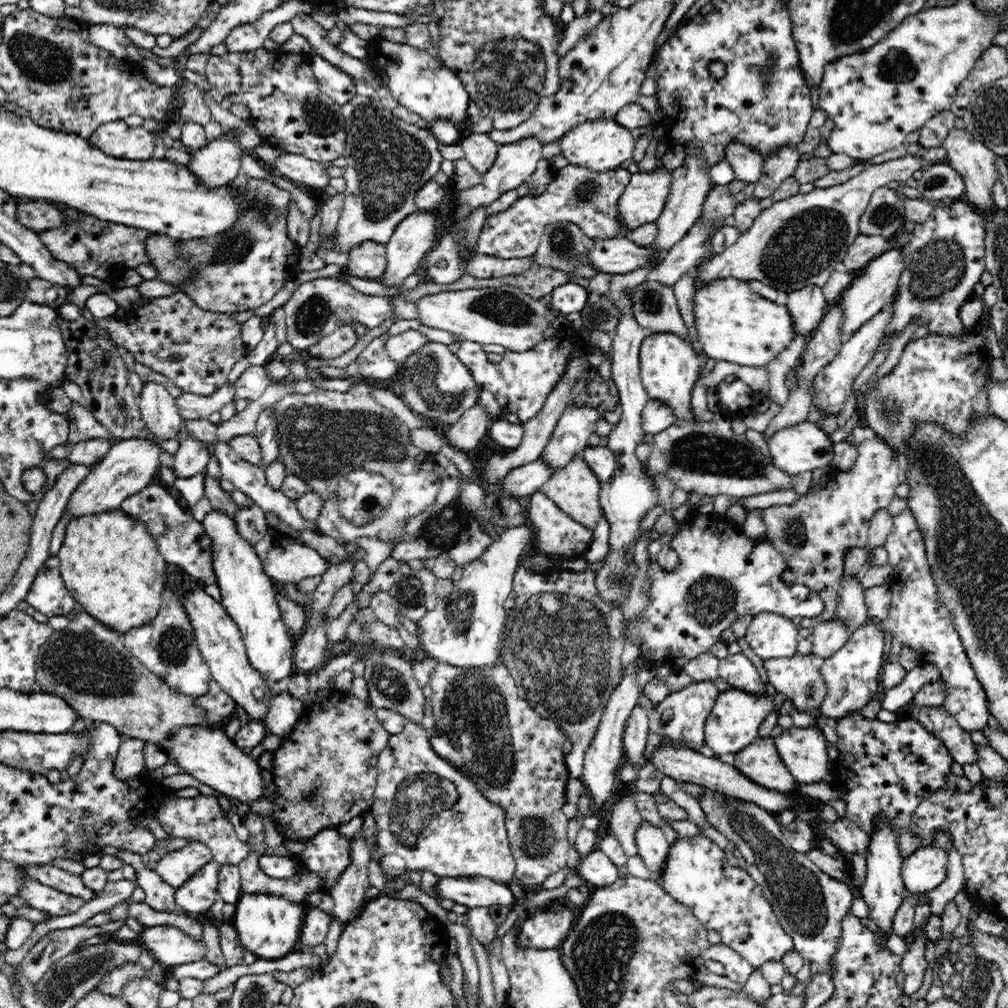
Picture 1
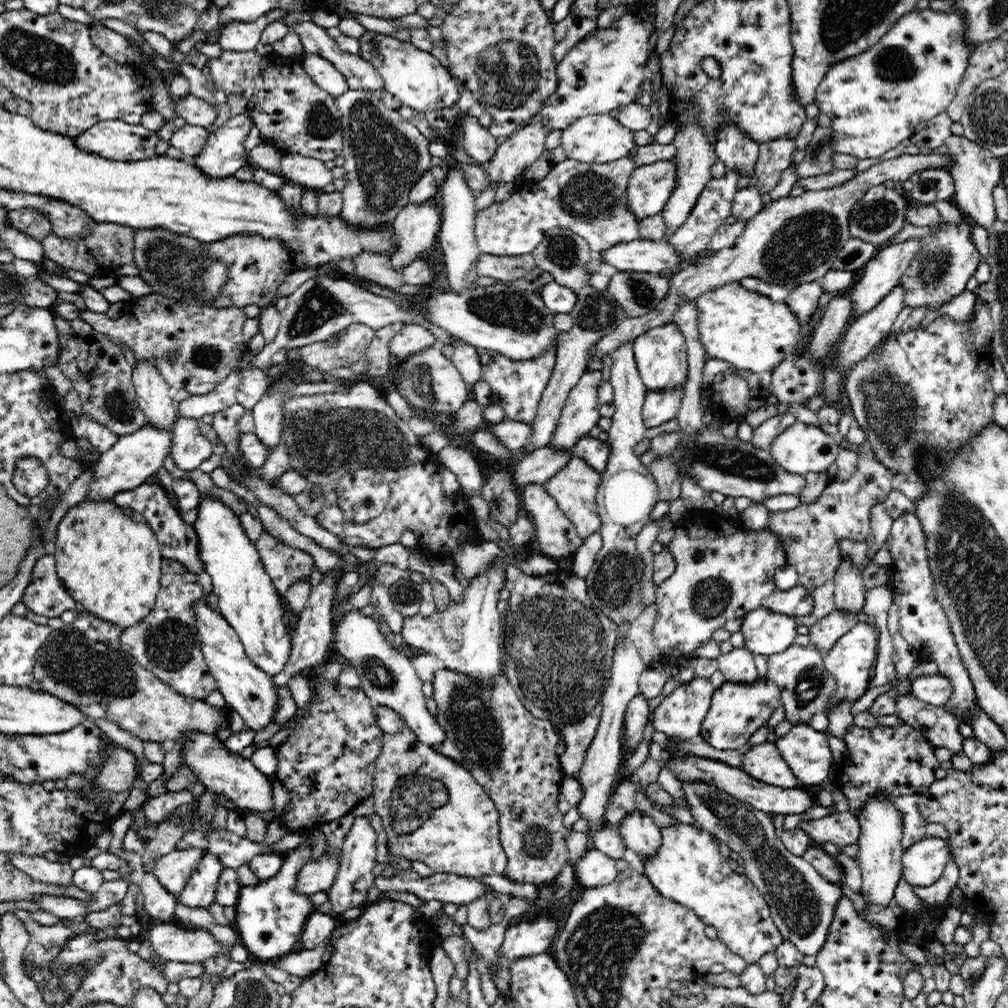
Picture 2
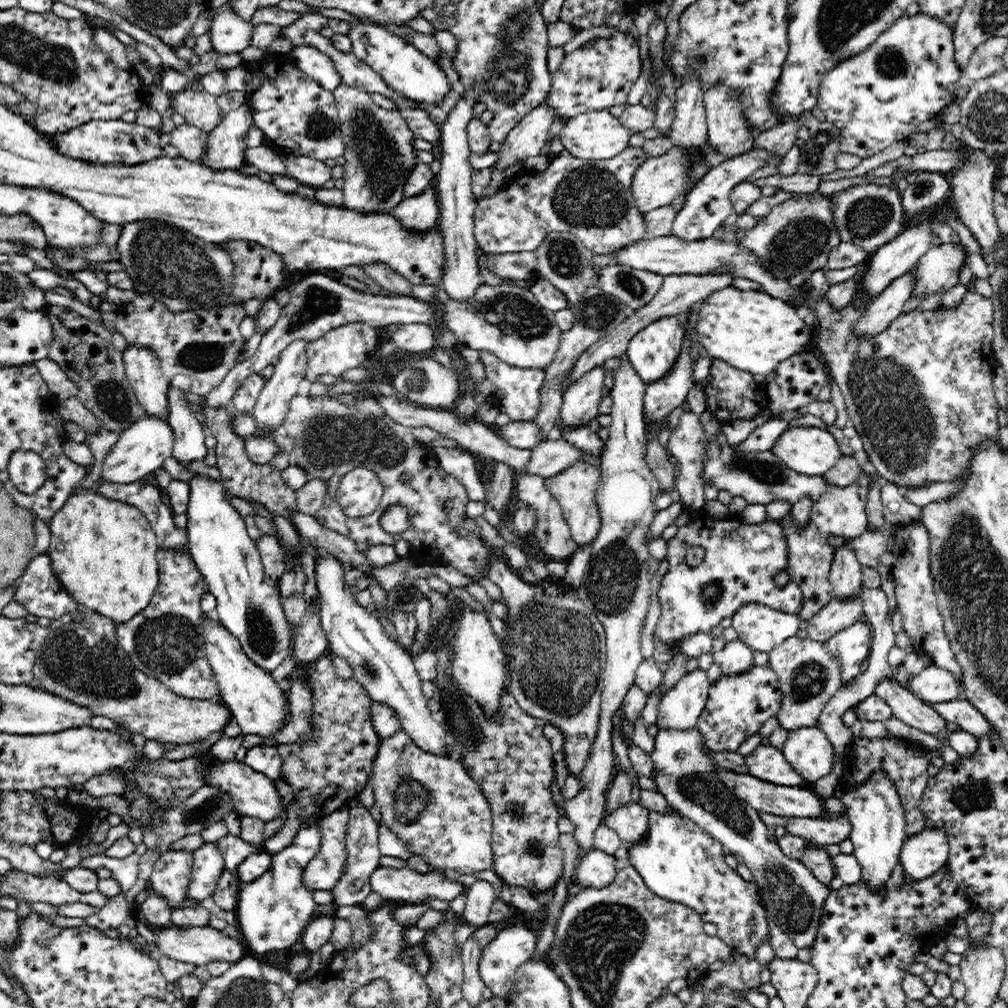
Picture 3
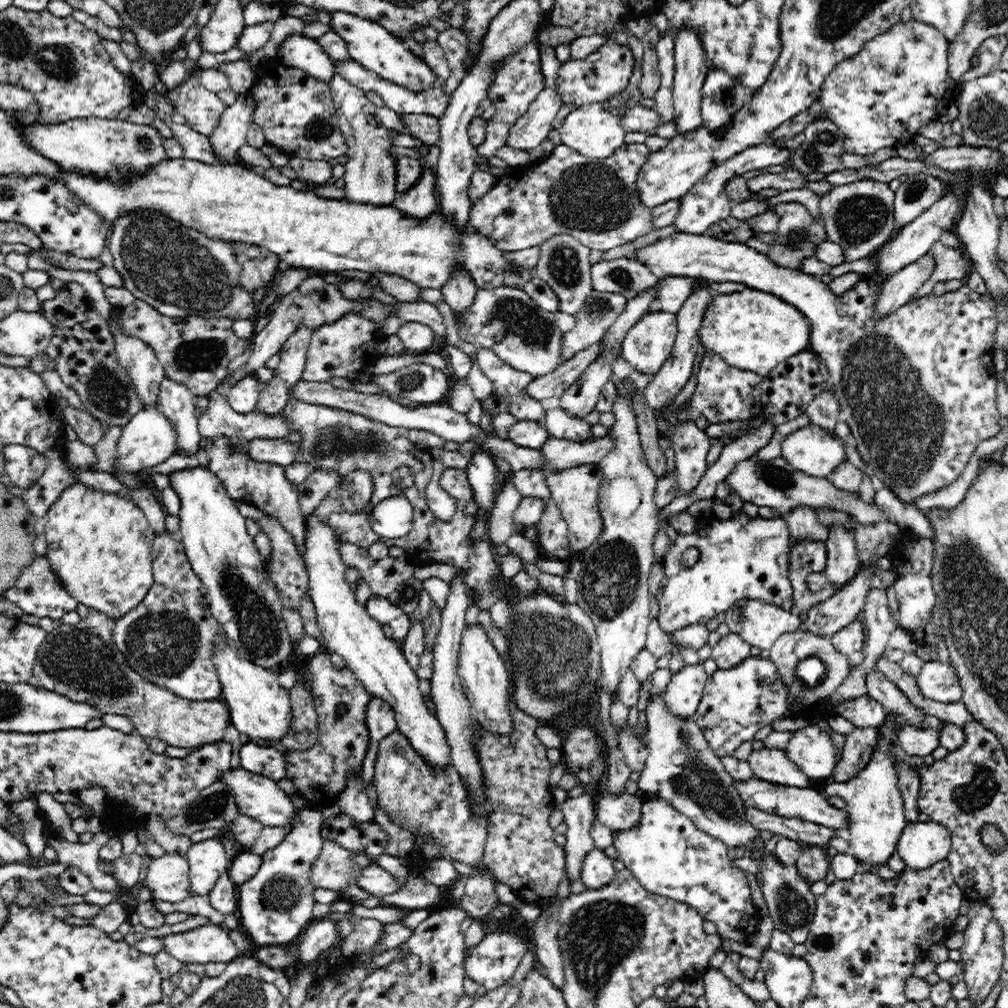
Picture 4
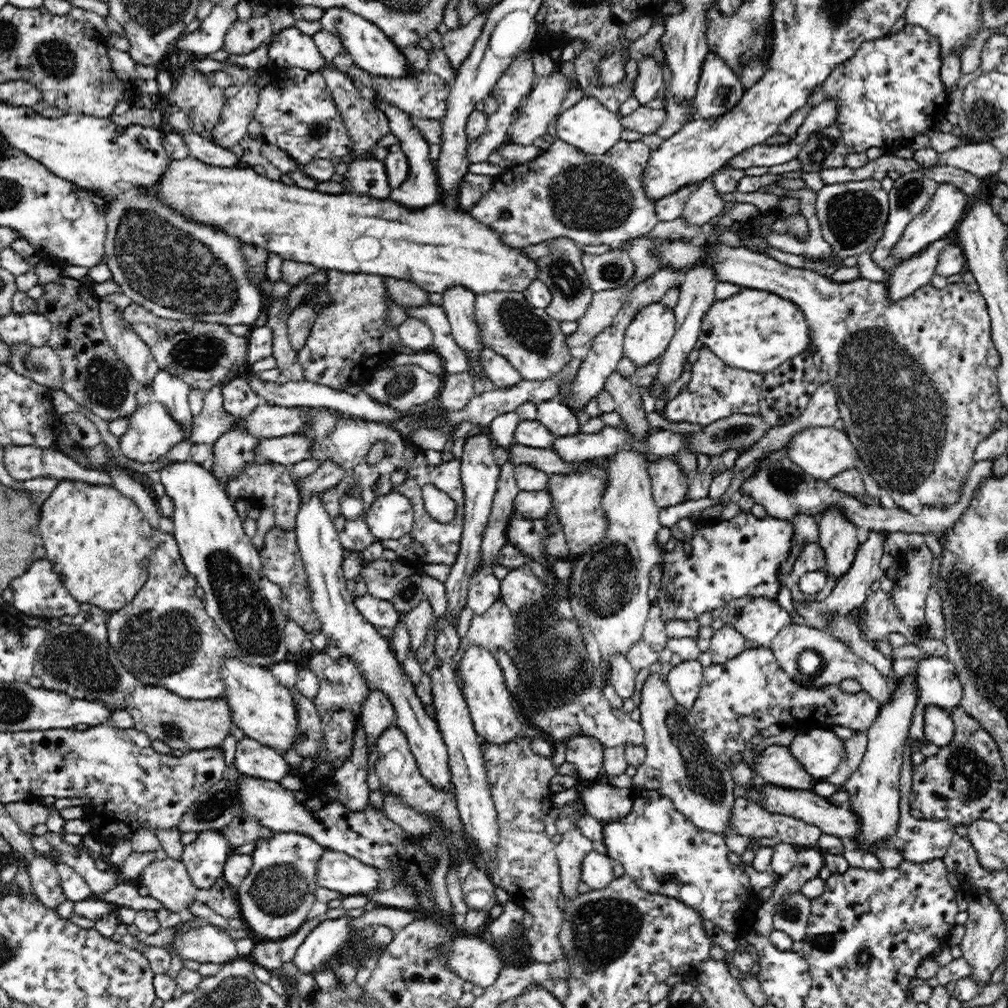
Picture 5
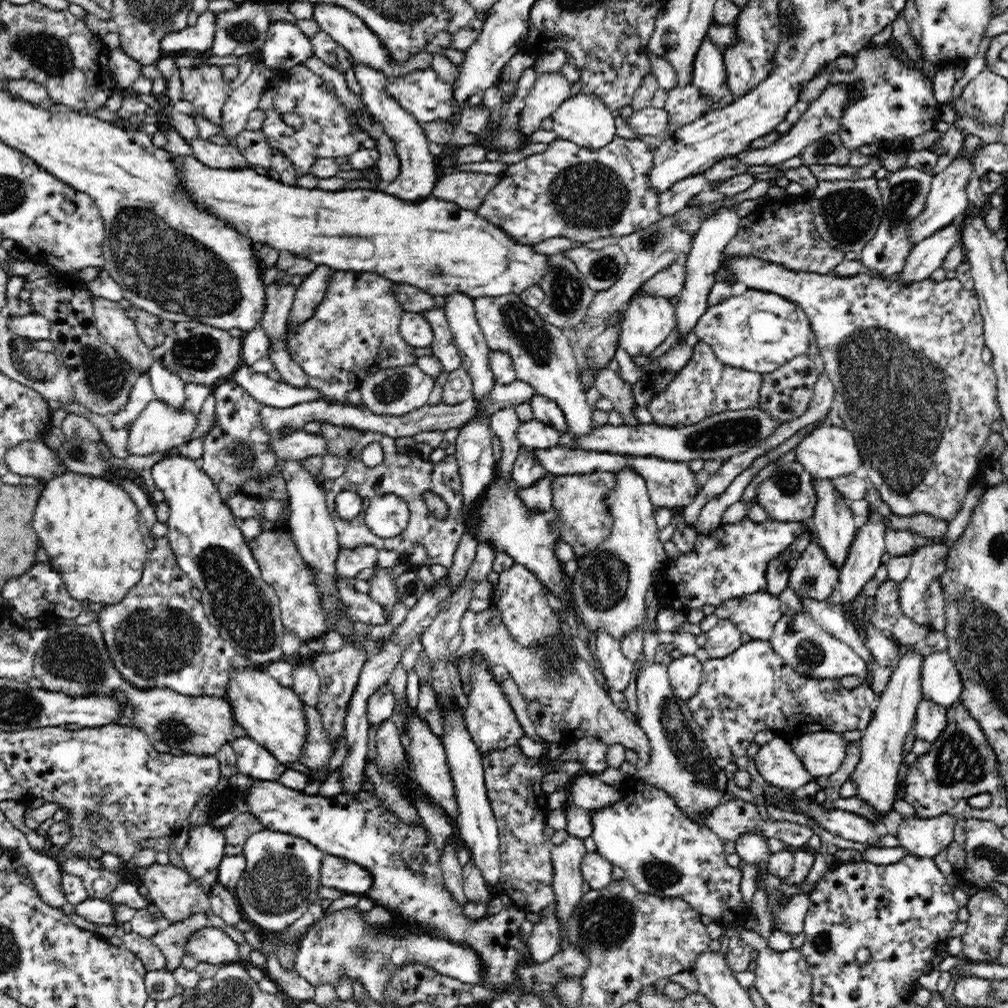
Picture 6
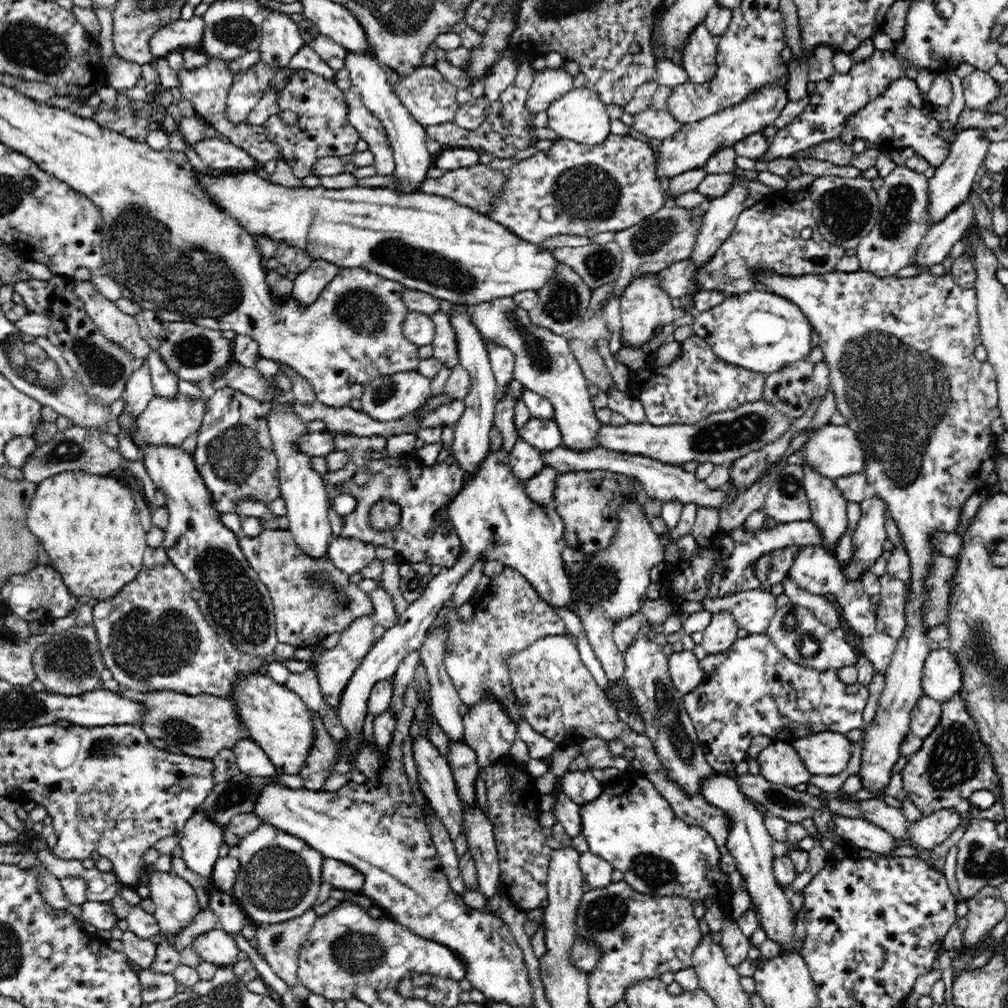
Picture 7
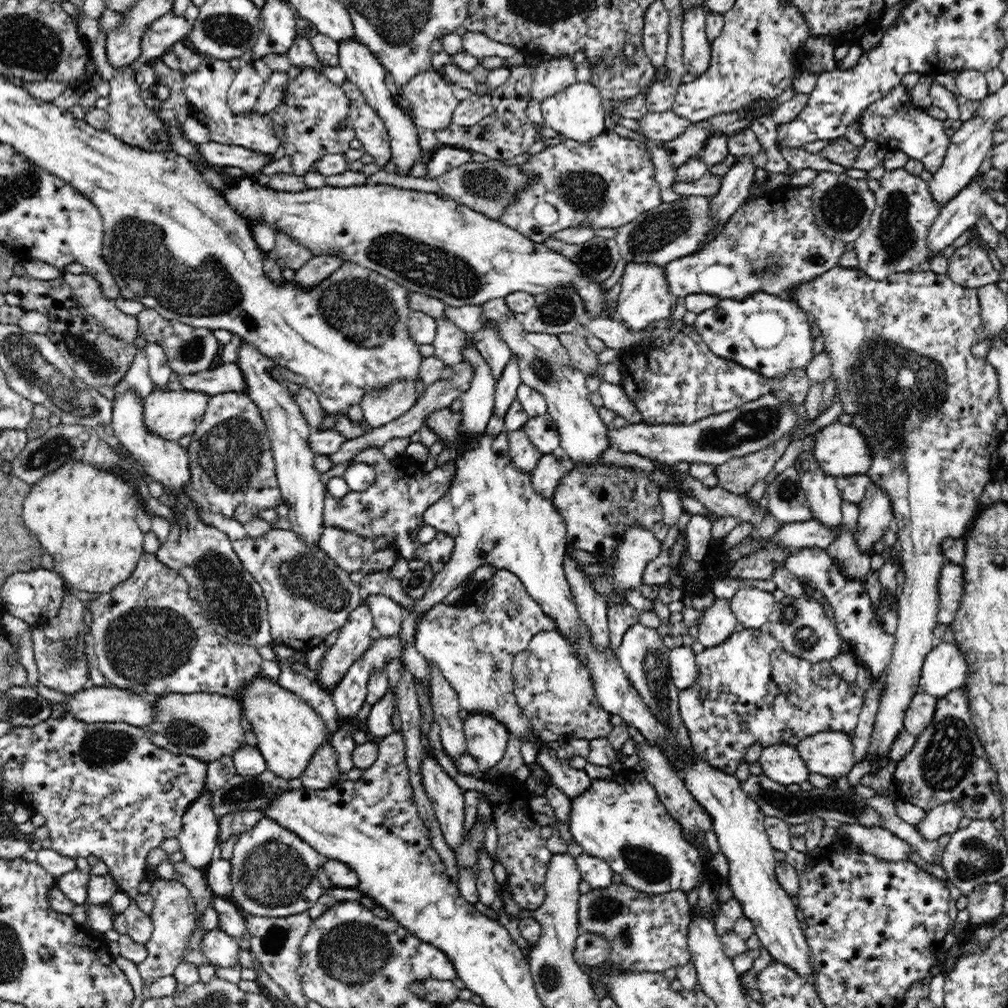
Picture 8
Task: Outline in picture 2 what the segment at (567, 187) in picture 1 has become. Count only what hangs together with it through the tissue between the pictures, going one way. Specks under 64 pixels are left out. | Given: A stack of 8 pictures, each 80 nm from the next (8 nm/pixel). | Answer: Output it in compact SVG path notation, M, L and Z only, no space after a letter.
M635 152L623 156L618 160L605 163L578 162L570 158L563 162L553 163L547 175L536 182L520 180L518 190L503 201L490 204L490 208L484 208L478 212L475 218L475 238L478 249L482 254L492 254L493 256L520 256L532 253L538 244L543 240L543 236L552 228L568 229L578 234L586 240L590 247L591 254L596 256L608 251L616 244L639 240L639 221L630 211L626 188L628 188L629 178L636 168L634 161Z

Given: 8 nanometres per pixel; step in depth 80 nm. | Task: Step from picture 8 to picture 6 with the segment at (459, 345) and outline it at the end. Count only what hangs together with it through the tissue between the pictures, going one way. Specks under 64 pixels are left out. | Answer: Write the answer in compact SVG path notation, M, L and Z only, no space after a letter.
M434 307L432 310L422 312L424 318L432 325L433 344L431 345L432 355L436 356L442 363L443 370L452 372L461 366L458 348L454 345L453 334L451 333L447 316L443 308Z

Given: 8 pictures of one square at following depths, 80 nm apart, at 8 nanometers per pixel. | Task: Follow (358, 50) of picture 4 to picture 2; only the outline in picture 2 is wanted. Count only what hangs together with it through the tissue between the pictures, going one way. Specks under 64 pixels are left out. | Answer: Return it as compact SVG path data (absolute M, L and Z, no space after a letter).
M367 30L359 38L359 45L359 55L380 73L388 94L400 100L402 105L428 114L435 108L448 108L459 99L460 87L452 72L430 52L416 48L410 41Z

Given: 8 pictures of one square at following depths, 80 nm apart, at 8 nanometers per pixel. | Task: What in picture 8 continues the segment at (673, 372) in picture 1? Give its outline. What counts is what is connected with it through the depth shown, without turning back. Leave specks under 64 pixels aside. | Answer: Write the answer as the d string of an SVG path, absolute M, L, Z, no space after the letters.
M626 263L620 278L622 290L617 300L618 319L634 331L644 331L650 322L658 326L670 318L670 308L675 304L675 296L670 293L666 281L665 268L654 263Z

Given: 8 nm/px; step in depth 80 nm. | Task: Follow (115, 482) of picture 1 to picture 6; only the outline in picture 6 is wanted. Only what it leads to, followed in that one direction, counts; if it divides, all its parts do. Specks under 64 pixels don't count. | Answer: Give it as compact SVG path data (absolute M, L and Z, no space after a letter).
M155 398L140 412L136 420L128 425L129 436L126 449L128 454L138 456L145 454L148 456L154 452L165 453L171 448L183 445L188 436L196 430L196 426L198 426L198 415L194 415L190 409L186 409L185 406L181 409L174 409L168 403Z

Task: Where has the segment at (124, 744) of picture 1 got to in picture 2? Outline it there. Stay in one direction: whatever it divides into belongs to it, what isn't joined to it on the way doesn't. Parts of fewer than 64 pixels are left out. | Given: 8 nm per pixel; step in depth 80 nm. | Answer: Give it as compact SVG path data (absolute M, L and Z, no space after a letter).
M116 745L112 756L93 780L93 786L109 792L124 792L132 786L138 764L138 759L132 752Z

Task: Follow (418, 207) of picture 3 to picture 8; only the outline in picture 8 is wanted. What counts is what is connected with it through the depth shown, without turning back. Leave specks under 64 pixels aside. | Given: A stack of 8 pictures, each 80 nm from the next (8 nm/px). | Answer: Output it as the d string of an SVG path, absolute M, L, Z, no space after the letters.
M357 39L351 41L338 41L339 66L347 74L347 80L352 81L362 95L366 97L366 101L374 110L382 117L389 136L391 153L393 161L401 175L407 173L413 164L420 160L422 149L420 148L418 135L422 132L413 121L412 116L408 112L404 112L402 107L395 101L395 96L390 93L388 86L384 83L384 76L387 70L378 62L378 59Z

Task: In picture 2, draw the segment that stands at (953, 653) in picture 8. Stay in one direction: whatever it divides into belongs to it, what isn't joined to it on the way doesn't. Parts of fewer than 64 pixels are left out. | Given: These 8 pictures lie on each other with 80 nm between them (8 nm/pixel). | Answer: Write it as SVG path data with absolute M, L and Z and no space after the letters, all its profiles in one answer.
M942 673L927 674L912 681L912 694L921 702L932 706L943 706L951 700L953 687Z

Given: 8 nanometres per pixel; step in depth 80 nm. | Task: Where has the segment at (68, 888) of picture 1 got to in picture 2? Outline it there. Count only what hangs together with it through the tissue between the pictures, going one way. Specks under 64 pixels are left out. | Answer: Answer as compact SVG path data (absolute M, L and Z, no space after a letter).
M6 854L11 863L34 881L54 885L73 885L73 872L83 866L80 855L70 857L69 862L51 862L46 857Z

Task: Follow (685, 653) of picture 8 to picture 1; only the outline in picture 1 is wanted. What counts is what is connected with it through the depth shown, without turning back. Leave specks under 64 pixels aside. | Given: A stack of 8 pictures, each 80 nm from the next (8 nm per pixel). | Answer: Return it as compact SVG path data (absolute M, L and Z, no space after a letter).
M712 680L693 681L690 686L678 692L671 692L660 704L649 710L649 732L668 737L675 742L683 742L686 748L695 752L707 751L704 741L705 724L720 694Z

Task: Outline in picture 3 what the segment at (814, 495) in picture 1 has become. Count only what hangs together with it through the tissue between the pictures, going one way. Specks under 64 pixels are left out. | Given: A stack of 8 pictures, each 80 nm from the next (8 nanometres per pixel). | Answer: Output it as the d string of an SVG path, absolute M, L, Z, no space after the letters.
M862 471L855 484L844 487L830 486L827 492L812 505L810 518L804 526L797 526L789 513L778 520L782 523L782 530L786 533L788 572L791 580L802 591L803 605L798 614L800 620L809 621L822 607L835 600L832 593L833 586L828 578L835 548L829 540L833 536L846 539L856 538L869 527L866 514L867 495L870 492L869 481L872 480L868 480Z

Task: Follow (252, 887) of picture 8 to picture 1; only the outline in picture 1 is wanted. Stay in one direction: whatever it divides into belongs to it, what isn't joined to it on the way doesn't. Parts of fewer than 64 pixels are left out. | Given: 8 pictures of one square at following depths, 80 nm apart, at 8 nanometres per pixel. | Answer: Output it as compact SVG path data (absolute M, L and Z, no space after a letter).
M241 893L235 905L237 907L231 923L246 951L255 954L258 959L266 960L281 959L293 952L309 907L306 902L294 903L272 893Z

